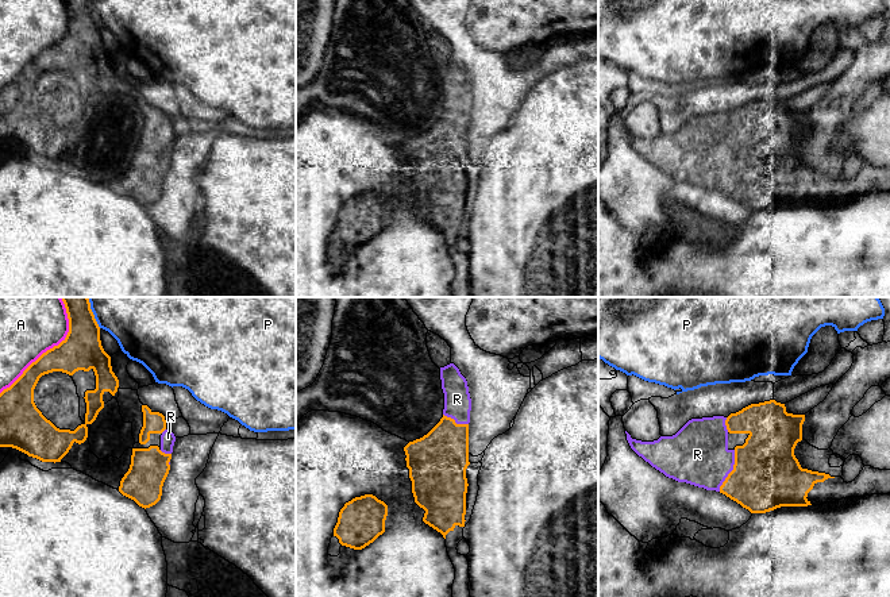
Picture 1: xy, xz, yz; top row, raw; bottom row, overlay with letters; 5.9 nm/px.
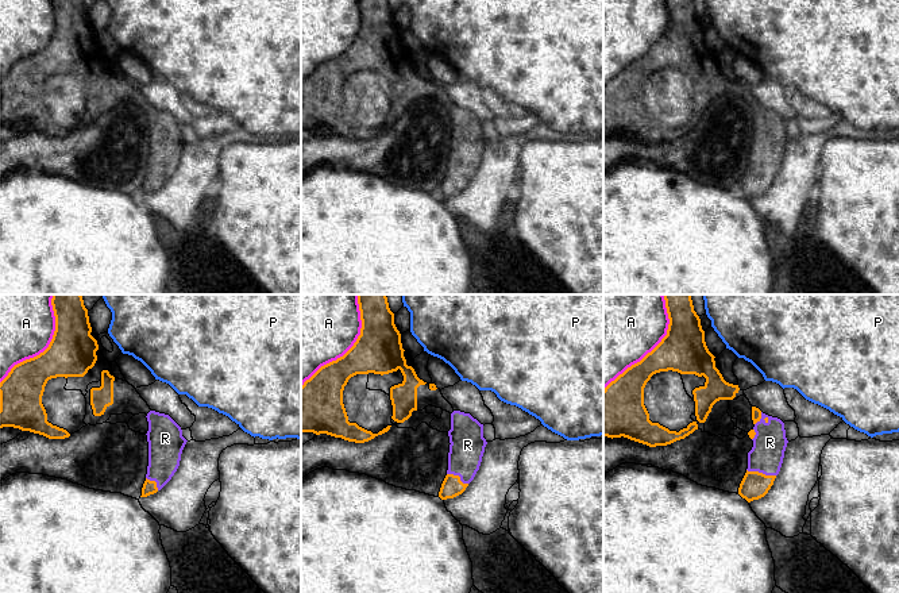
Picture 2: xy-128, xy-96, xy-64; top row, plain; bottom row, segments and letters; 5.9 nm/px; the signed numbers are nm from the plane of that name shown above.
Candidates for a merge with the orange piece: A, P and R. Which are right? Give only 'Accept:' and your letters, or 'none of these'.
Accept: R

